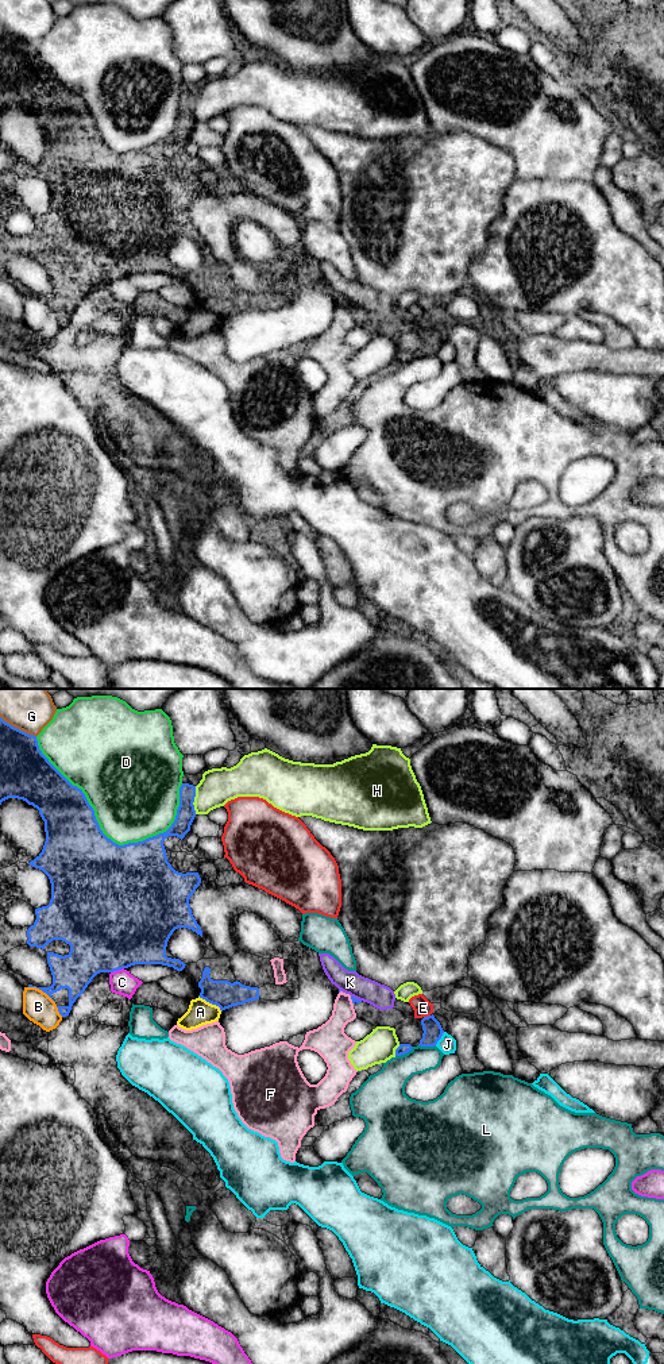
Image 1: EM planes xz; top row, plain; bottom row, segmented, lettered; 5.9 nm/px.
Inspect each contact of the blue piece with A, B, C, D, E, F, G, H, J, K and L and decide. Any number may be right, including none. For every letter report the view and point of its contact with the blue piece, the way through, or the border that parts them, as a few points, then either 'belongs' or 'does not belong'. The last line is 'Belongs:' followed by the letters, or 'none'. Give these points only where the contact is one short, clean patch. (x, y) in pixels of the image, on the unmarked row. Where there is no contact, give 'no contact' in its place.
A: meets blue in xz at (211, 311); border along xz (199, 304), (222, 319); does not belong
B: meets blue in xz at (49, 304); border along xz (29, 295), (41, 297), (54, 311), (62, 324); does not belong
C: meets blue in xz at (116, 278); does not belong
D: meets blue in xz at (95, 127); does not belong
E: meets blue in xz at (428, 324); does not belong
F: meets blue in xz at (352, 309); does not belong
G: meets blue in xz at (16, 37); does not belong
H: meets blue in xz at (193, 108); does not belong
J: meets blue in xz at (440, 346); does not belong
K: meets blue in xz at (355, 307); does not belong
L: meets blue in xz at (404, 362); does not belong
Belongs: none

